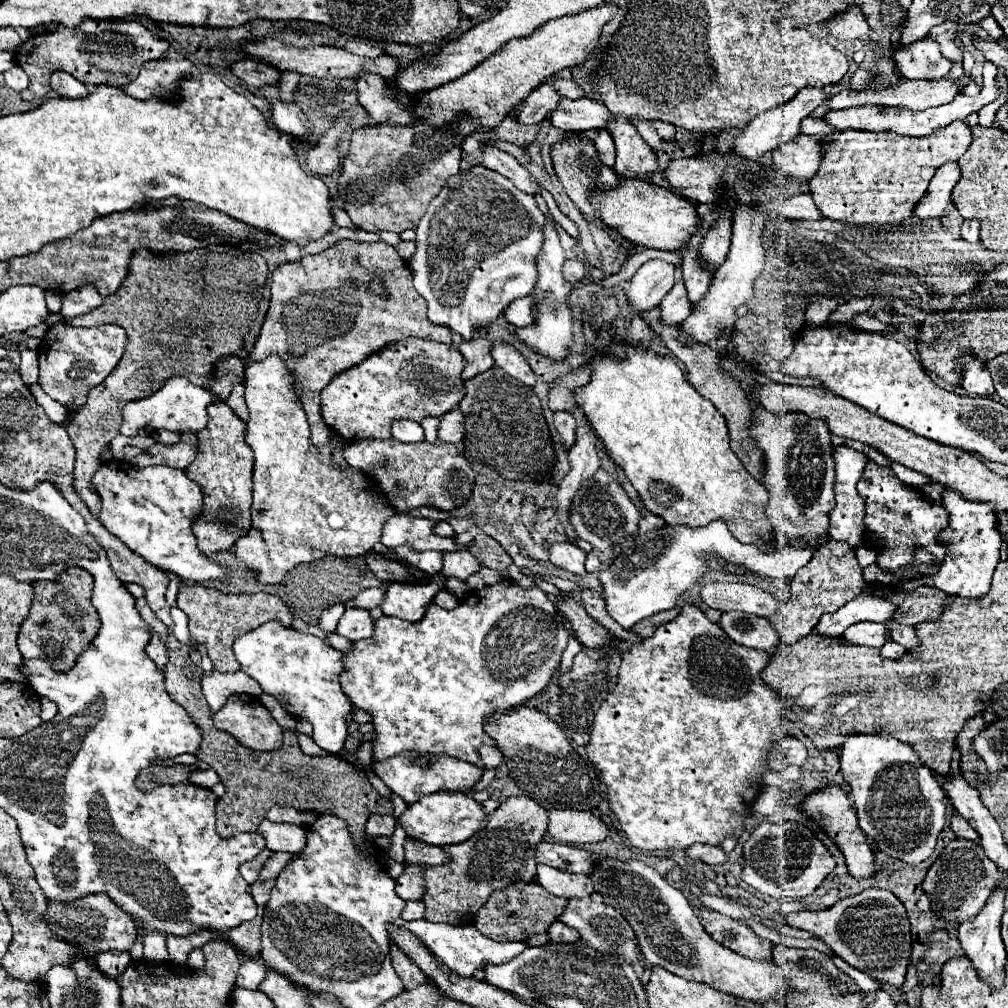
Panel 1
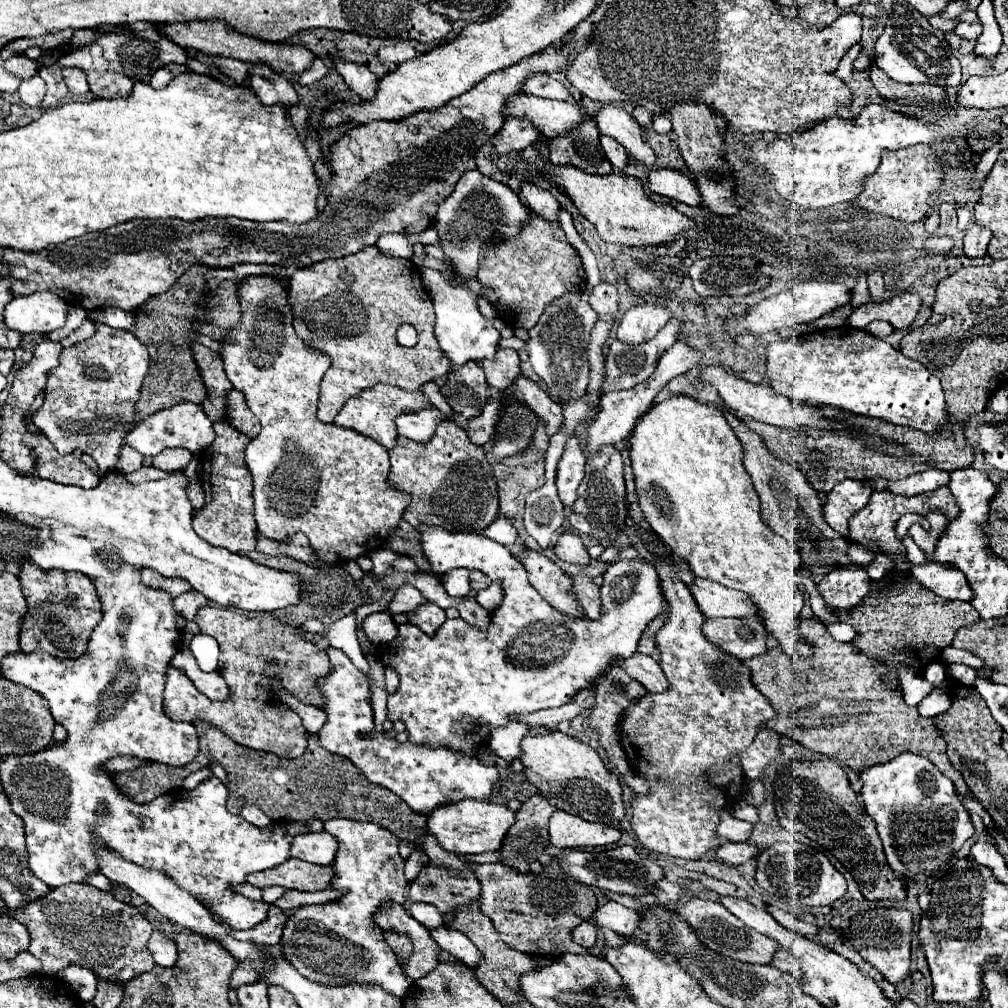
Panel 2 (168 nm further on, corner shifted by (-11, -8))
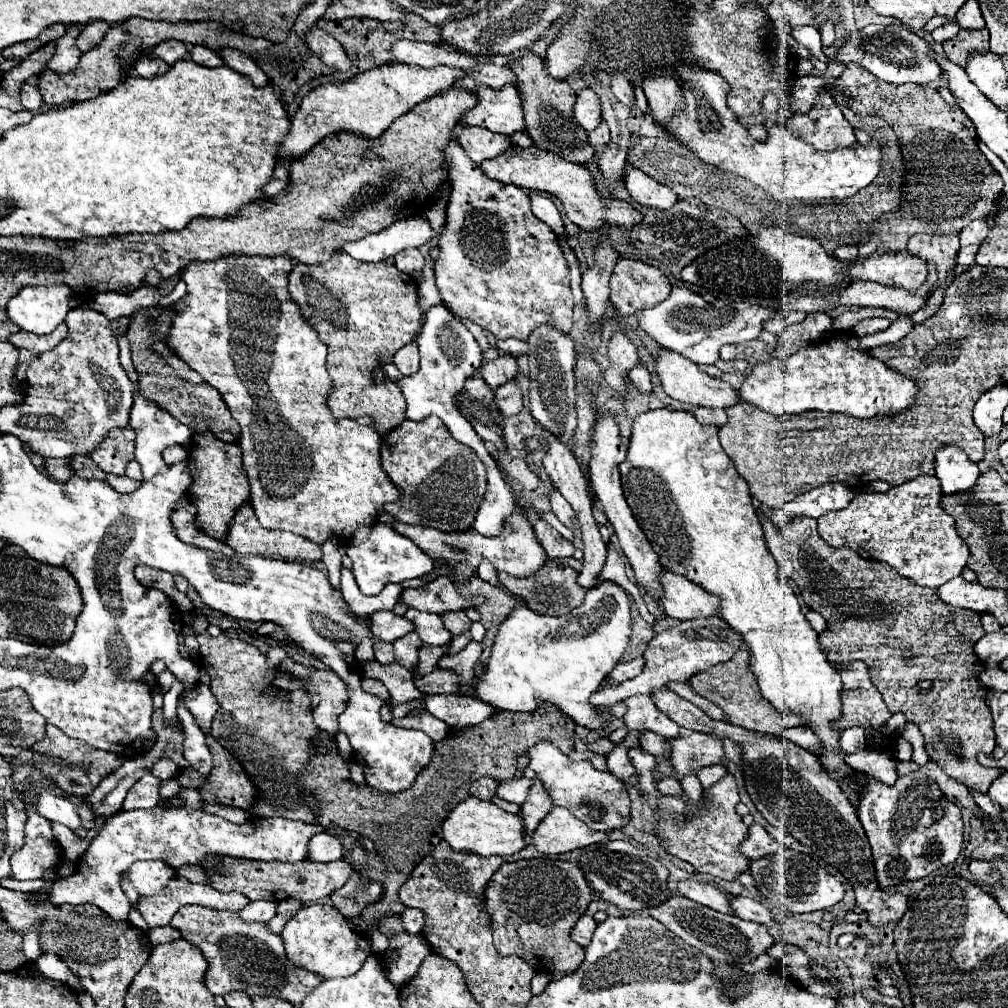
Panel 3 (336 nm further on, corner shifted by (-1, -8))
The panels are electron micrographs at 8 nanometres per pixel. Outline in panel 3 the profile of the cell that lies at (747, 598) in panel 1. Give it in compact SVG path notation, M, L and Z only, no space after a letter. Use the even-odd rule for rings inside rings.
M664 570L662 576L664 614L676 620L708 618L720 612L720 598L686 576Z

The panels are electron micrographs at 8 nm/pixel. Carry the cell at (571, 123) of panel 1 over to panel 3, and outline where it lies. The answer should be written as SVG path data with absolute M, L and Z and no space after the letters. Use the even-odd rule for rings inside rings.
M488 86L474 88L480 102L466 114L468 126L484 126L492 132L514 134L524 132L524 112L518 88L506 86L502 90L494 90Z

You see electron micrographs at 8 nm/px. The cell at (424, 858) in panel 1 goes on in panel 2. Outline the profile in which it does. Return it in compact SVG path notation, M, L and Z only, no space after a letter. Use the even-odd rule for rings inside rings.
M550 858L548 864L544 864L544 870L540 874L534 872L516 872L514 868L508 868L506 864L476 864L474 872L482 884L482 898L484 898L484 906L480 908L492 922L494 928L498 930L500 938L512 948L512 950L520 950L526 954L538 954L538 956L548 956L548 958L556 958L560 954L588 954L588 950L584 946L578 946L572 940L572 930L582 924L584 920L590 920L590 916L594 914L594 910L598 908L596 902L596 894L590 886L578 882L576 878L568 876L568 872L564 872L558 866L556 858Z

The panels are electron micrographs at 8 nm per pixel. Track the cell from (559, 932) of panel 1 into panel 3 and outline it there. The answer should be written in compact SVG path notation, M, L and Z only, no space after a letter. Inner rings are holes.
M582 916L582 918L576 922L576 926L574 926L574 930L572 930L570 936L572 936L572 940L574 940L576 944L580 944L582 948L586 948L586 946L590 944L590 940L592 940L594 928L596 928L594 918L592 918L592 916Z

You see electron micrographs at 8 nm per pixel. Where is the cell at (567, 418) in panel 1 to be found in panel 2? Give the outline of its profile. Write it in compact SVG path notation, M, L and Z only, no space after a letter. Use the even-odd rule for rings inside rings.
M576 436L568 438L556 472L558 498L566 508L572 508L576 502L576 496L578 496L576 490L584 478L584 464L586 464L586 458L578 446L578 438Z

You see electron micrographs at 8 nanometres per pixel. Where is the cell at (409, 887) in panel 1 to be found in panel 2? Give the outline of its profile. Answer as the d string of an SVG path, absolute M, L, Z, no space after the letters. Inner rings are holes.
M432 834L424 836L420 840L422 840L422 850L424 850L424 854L428 854L430 862L420 870L420 874L410 884L410 900L434 904L442 914L452 914L454 920L446 926L468 936L474 942L474 946L480 950L480 954L484 956L484 962L474 968L478 982L492 996L496 996L496 1000L504 1002L506 1006L516 1006L516 1004L524 1002L524 996L520 996L520 976L524 976L524 972L536 970L540 966L534 962L534 958L530 954L516 952L510 946L506 946L500 940L496 928L492 926L492 920L488 920L484 916L484 912L470 908L470 904L476 902L476 898L480 898L480 882L476 880L474 864L468 860L468 856L446 852L444 848L440 848L438 840L434 840Z

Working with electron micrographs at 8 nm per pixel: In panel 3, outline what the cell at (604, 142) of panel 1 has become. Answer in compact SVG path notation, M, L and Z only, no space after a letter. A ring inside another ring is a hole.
M604 122L596 130L592 130L588 136L590 136L592 148L604 148L610 142L610 130L608 130L608 126Z

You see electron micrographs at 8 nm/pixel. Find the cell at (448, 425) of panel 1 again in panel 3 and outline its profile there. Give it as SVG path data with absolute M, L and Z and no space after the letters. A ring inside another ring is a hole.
M506 382L494 392L494 404L498 406L502 418L508 418L512 414L518 414L522 410L522 394L516 386L516 382Z

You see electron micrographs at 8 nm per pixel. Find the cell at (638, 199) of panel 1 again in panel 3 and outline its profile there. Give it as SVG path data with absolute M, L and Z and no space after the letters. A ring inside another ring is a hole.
M512 144L510 152L504 152L498 158L482 162L482 170L494 180L502 180L506 184L516 184L522 188L552 194L554 198L558 198L564 204L564 212L570 218L570 222L574 222L582 230L598 230L604 226L632 228L632 226L638 226L644 218L638 210L632 208L632 204L612 198L606 192L600 192L594 184L594 176L588 172L586 166L566 162L558 154L540 150L536 146L530 146L524 150L516 144Z

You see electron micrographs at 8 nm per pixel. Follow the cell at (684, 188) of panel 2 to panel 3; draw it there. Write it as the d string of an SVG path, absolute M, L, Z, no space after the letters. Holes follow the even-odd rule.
M630 168L626 172L624 182L626 182L630 196L644 206L666 210L666 208L672 208L672 204L676 204L678 200L678 196L666 184L656 182L654 178L650 178L638 168Z

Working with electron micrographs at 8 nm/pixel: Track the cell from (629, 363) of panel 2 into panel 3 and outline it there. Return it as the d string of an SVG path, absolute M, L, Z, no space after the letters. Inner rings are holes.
M638 362L634 368L630 368L630 374L628 374L630 382L640 390L640 392L650 392L652 390L652 382L650 382L650 372L648 368Z

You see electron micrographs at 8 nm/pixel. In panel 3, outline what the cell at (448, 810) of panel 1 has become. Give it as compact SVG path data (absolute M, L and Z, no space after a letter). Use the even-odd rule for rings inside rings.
M466 798L456 804L450 816L442 824L442 836L450 844L454 852L474 852L478 856L508 856L516 854L526 846L524 840L524 824L520 816L500 810L494 802L486 802L480 798Z

